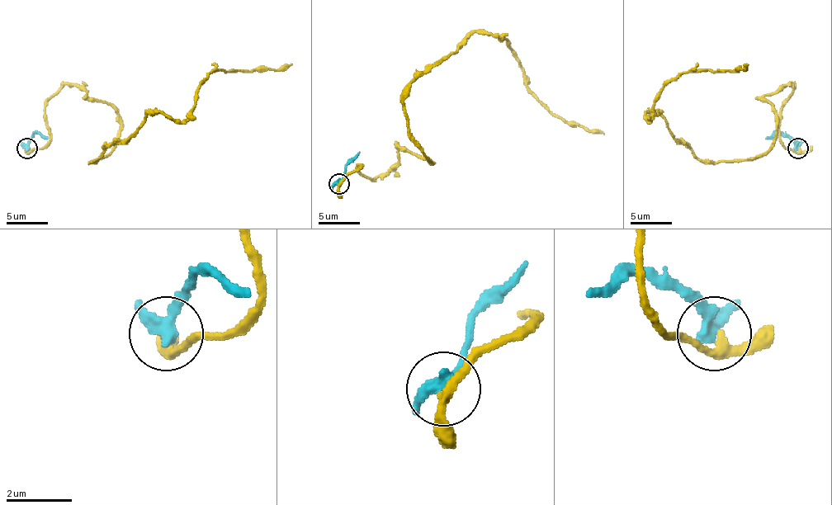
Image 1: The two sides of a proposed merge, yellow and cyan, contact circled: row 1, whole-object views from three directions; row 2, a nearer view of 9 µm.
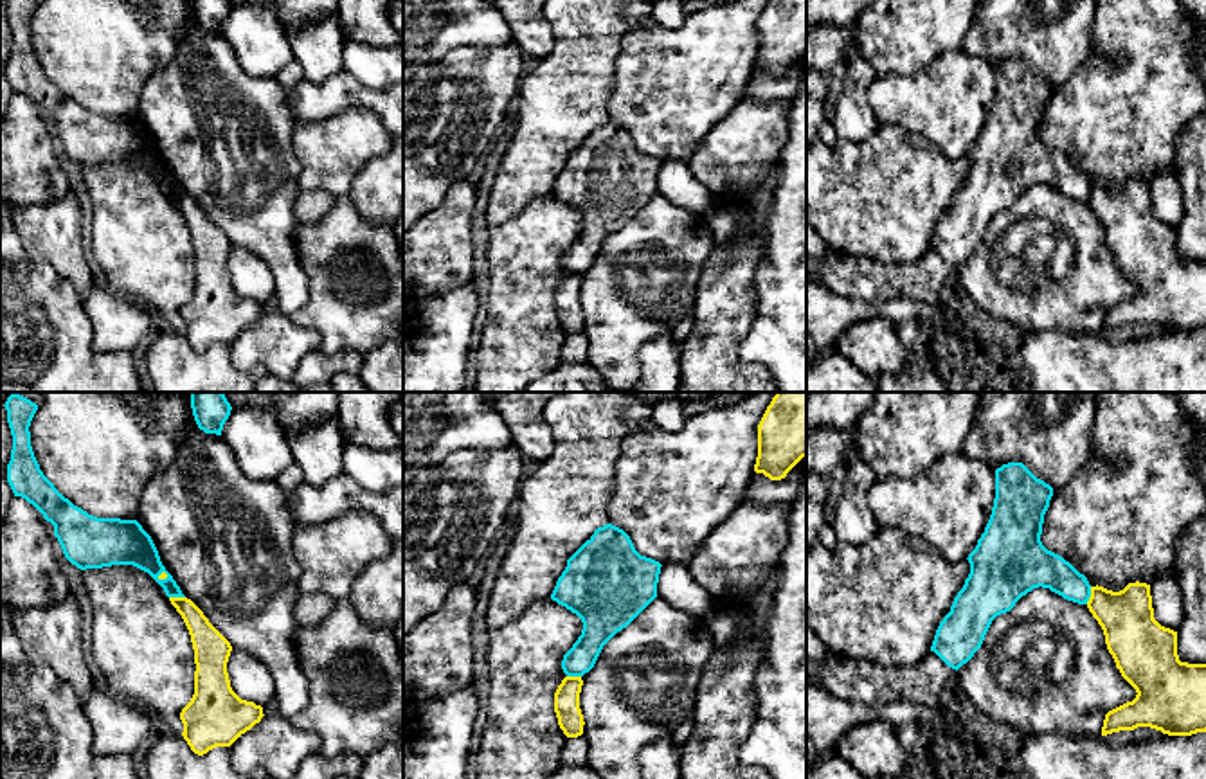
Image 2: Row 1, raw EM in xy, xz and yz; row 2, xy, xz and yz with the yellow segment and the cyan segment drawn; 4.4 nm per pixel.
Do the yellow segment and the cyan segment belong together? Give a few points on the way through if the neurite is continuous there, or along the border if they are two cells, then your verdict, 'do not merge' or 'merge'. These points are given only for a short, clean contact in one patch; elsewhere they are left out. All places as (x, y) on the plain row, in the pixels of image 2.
do not merge

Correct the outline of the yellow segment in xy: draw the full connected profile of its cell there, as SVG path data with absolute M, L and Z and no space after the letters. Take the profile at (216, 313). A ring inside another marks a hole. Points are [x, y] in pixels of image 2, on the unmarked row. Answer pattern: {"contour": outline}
{"contour": "M169 194L182 212L194 246L194 291L182 306L184 336L198 353L216 344L230 344L261 318L263 304L241 297L230 284L227 259L230 239L187 194Z"}

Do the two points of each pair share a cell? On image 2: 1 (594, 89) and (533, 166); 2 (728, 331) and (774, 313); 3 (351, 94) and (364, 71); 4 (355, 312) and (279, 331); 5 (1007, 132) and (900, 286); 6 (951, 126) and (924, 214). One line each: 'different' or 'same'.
1: same
2: different
3: different
4: different
5: same
6: different

